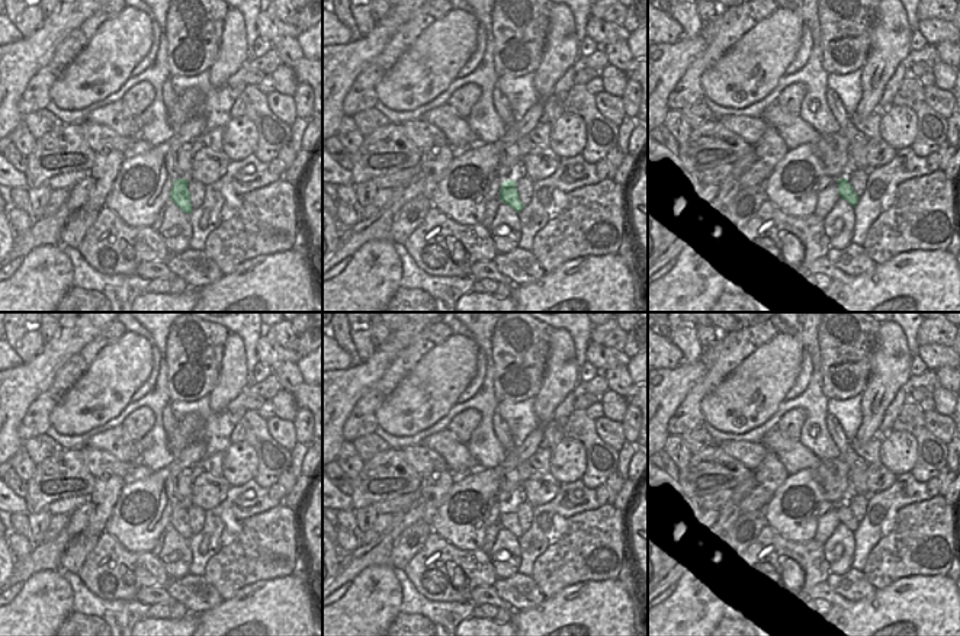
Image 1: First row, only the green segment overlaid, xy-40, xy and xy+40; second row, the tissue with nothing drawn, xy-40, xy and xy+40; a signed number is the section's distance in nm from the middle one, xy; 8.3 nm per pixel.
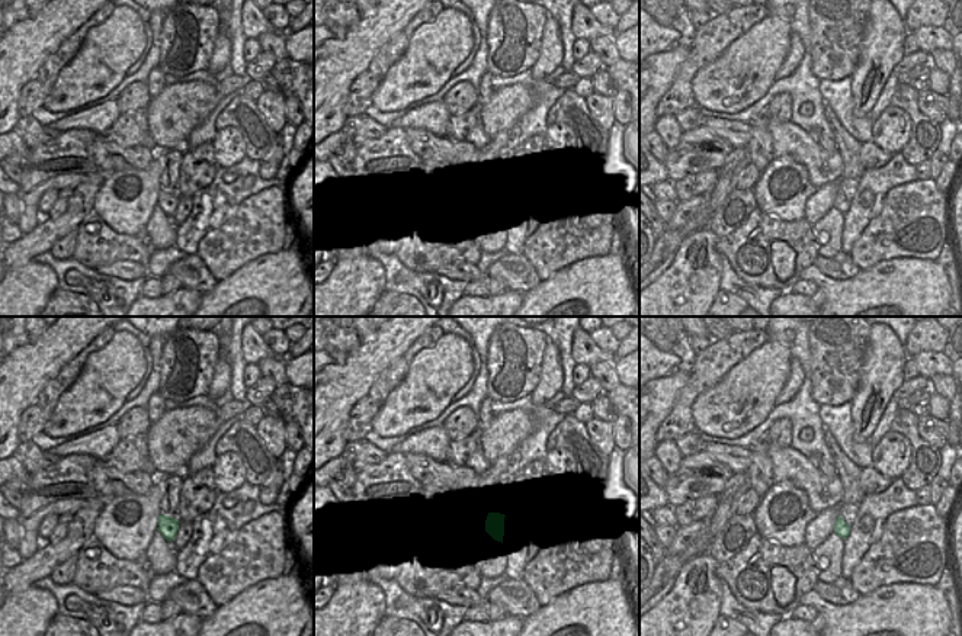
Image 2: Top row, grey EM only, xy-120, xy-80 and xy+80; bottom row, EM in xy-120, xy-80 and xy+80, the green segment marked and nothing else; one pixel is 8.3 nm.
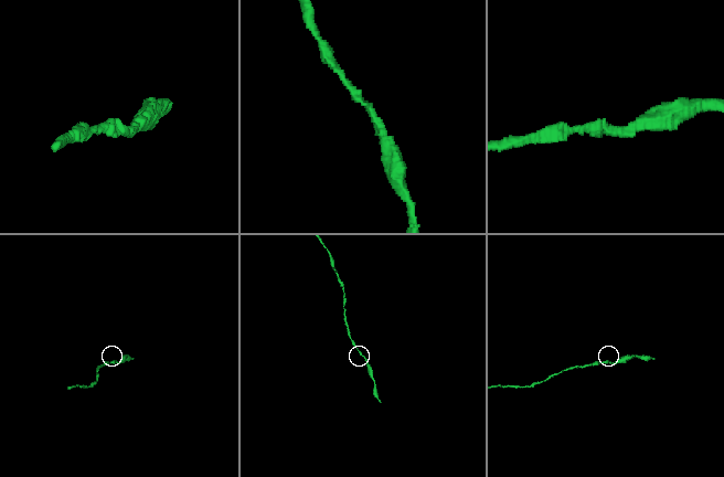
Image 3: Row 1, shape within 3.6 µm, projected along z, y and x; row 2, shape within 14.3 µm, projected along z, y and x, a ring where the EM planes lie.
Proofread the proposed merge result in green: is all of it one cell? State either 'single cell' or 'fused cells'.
single cell

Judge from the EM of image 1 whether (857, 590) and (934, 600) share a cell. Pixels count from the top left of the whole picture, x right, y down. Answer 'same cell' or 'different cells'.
different cells

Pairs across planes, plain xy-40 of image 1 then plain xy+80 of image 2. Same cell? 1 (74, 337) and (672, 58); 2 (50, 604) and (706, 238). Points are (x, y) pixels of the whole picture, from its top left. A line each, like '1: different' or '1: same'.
1: same
2: same

